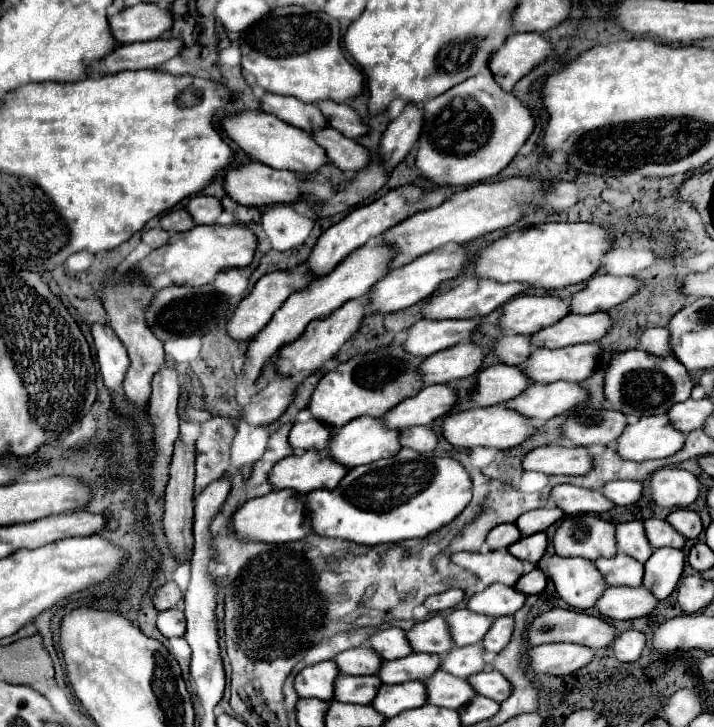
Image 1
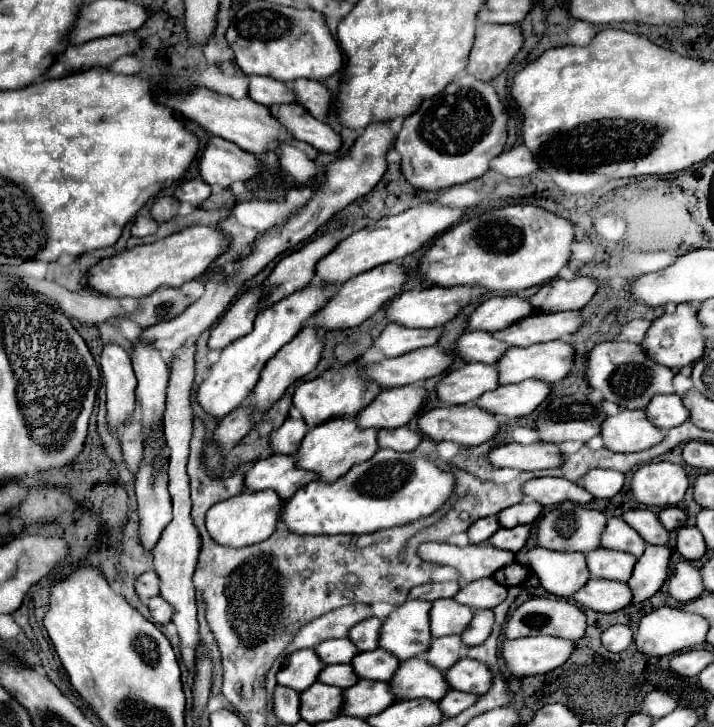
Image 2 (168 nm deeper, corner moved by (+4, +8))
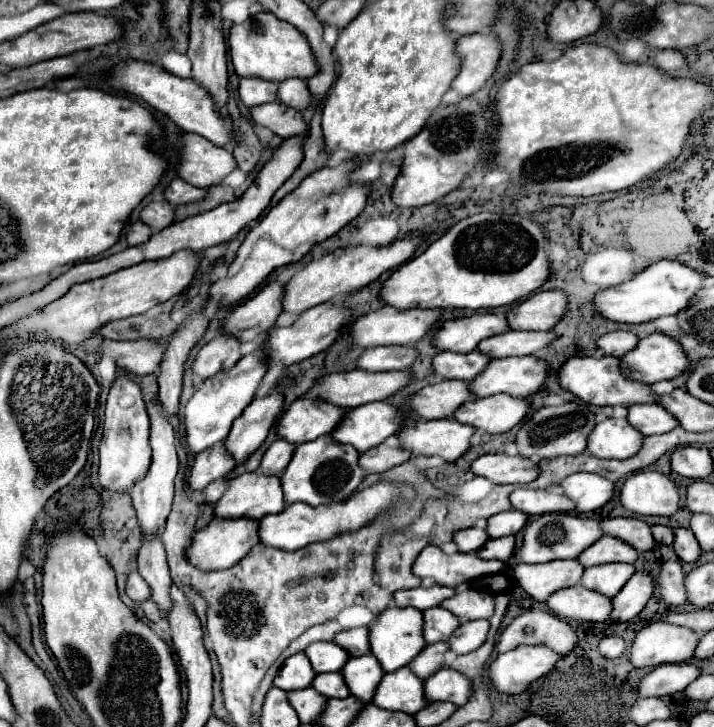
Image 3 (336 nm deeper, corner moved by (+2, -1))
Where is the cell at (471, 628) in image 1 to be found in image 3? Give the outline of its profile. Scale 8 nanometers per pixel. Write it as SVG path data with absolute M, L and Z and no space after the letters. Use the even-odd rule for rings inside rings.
M442 607L424 611L424 639L426 643L448 641L450 635L460 627L460 619Z

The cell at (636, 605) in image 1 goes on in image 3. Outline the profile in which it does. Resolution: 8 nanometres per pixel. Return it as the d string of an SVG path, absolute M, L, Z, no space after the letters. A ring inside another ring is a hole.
M582 585L568 587L562 591L556 591L546 605L564 619L574 621L606 621L612 613L612 601L606 595L600 595L598 591L590 591Z

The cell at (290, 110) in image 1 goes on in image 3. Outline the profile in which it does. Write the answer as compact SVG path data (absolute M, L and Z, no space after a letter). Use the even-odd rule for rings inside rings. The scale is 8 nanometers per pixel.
M240 79L240 99L246 107L274 103L278 99L278 83L264 79Z

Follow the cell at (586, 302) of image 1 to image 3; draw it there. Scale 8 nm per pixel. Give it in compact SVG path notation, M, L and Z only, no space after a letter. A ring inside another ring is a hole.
M540 291L508 311L510 329L550 331L568 311L568 295L564 291Z

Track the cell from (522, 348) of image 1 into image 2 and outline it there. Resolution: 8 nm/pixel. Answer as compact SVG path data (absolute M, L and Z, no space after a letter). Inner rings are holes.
M464 332L454 342L454 354L464 362L494 364L506 350L508 346L496 340L490 332Z

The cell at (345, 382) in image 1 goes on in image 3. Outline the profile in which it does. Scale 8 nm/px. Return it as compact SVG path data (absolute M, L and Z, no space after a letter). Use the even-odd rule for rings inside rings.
M316 397L296 399L278 423L278 435L294 445L314 441L338 427L346 409Z

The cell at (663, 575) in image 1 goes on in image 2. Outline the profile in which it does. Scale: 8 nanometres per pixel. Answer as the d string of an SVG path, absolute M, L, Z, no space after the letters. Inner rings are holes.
M646 546L628 580L632 602L644 602L660 590L668 578L668 560L670 550L666 546Z

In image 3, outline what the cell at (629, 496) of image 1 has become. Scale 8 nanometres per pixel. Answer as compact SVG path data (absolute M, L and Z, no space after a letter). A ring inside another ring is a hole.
M594 473L570 475L566 481L562 481L560 487L570 499L574 499L576 511L580 513L588 513L604 507L614 495L614 483Z

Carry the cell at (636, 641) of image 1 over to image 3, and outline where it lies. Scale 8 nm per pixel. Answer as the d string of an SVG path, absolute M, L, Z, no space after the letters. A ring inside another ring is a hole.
M610 635L610 637L604 637L604 639L600 641L600 653L602 653L606 659L616 659L616 657L620 657L620 655L624 653L624 649L626 649L626 643L624 643L622 637Z

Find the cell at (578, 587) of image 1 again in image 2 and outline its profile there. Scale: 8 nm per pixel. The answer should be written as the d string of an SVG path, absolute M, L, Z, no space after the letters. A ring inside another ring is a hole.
M532 548L526 552L526 562L538 576L540 584L554 596L568 598L590 580L586 558L580 552Z

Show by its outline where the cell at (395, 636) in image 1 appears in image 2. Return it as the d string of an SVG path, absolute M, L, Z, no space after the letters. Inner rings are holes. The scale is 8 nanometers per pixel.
M366 618L364 622L358 622L356 626L352 626L352 630L348 632L348 638L356 644L356 648L360 652L374 650L378 646L380 626L382 626L382 622L378 618Z

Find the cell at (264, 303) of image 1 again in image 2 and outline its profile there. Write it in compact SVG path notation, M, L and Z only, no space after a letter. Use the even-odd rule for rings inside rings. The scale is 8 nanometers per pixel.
M256 286L230 304L226 314L222 314L222 318L210 328L210 350L224 350L230 342L246 336L252 330L254 318L260 312L260 296L262 286Z

